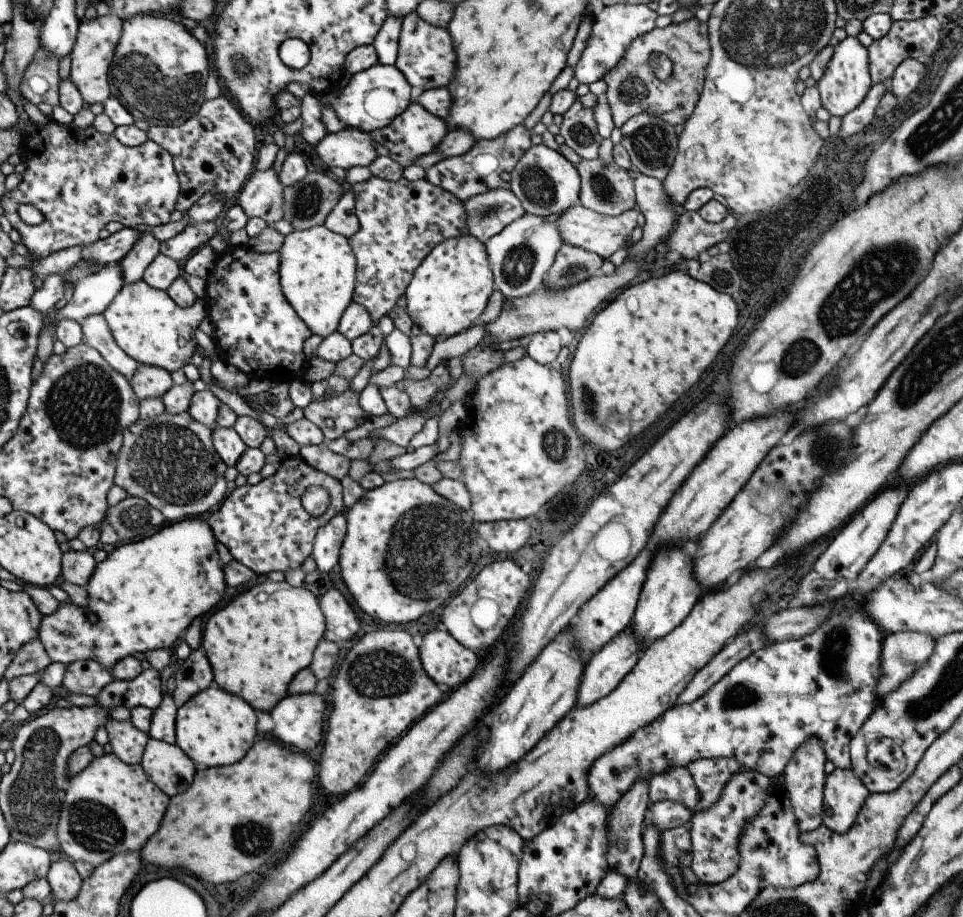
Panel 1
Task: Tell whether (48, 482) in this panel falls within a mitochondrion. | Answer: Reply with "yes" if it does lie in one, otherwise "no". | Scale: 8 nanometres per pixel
no

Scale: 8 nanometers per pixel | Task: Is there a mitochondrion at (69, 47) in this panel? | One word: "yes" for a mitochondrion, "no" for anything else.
no

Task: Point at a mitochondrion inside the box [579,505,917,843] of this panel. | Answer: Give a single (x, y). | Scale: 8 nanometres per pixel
(836, 648)

